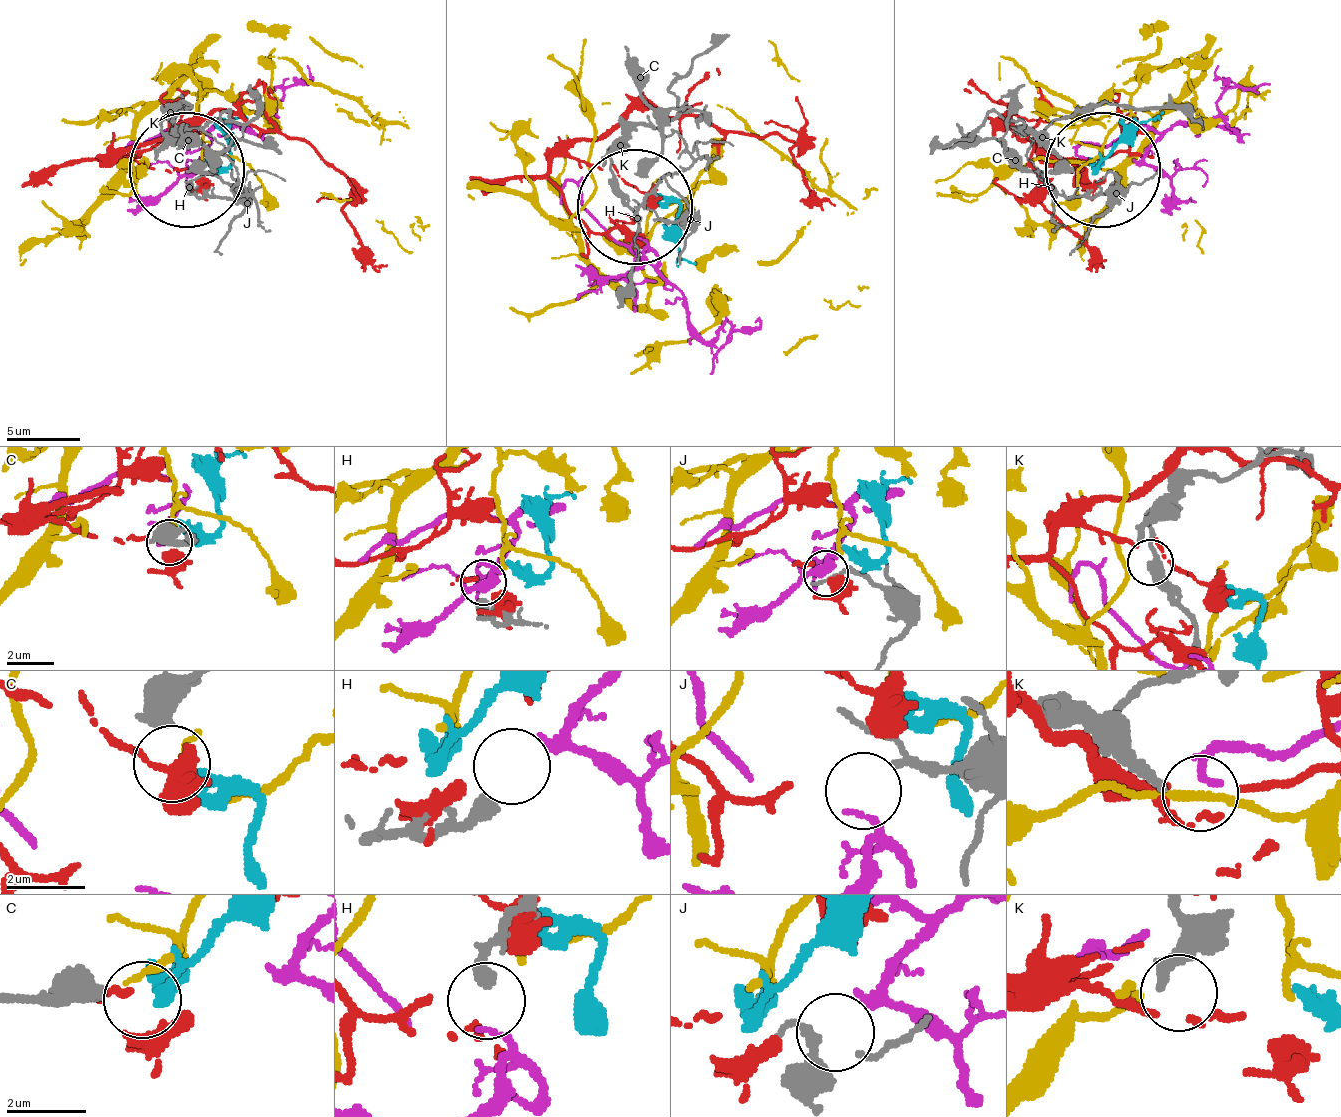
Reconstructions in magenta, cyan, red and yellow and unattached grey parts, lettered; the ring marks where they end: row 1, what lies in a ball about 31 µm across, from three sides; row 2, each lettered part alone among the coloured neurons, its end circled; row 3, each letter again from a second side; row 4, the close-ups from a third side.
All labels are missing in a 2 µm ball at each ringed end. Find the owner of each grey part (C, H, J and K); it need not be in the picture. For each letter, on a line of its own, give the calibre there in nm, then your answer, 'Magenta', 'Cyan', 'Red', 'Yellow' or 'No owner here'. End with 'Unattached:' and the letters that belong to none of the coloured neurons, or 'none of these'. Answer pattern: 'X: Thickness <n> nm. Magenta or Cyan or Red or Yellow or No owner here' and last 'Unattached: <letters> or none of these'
C: Thickness 550 nm. Yellow
H: Thickness 400 nm. Magenta
J: Thickness 160 nm. No owner here
K: Thickness 280 nm. No owner here
Unattached: J, K

